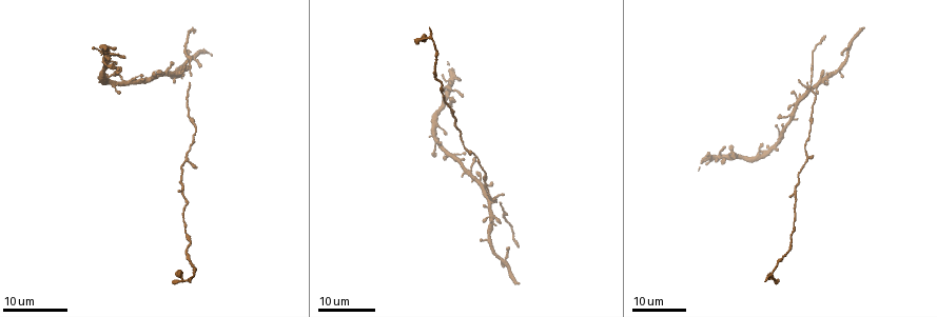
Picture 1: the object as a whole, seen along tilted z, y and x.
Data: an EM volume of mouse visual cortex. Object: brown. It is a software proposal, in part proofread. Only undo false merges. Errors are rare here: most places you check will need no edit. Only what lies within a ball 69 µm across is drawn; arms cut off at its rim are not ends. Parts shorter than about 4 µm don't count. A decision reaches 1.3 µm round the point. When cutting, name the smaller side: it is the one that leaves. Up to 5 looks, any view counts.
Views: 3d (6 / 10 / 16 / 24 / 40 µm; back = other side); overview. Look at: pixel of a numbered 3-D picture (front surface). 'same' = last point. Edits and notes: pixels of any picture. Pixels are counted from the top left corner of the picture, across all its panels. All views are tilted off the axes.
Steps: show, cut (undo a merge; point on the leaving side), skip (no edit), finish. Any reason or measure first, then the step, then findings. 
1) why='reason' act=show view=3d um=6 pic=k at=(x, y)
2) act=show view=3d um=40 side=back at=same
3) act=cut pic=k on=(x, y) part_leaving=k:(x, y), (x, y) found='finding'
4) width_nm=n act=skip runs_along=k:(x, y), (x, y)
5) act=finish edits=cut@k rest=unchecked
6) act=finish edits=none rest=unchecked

why='three-way junction' act=show view=3d um=24 pic=1 at=(465, 147)

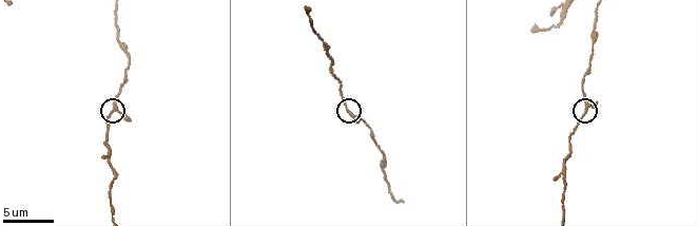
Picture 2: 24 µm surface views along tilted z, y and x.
act=show view=3d um=10 pic=2 at=(114, 111)

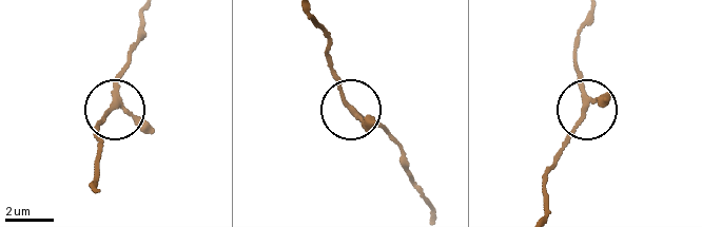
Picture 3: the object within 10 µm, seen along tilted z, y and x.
width_nm=170 act=skip runs_along=3:(592, 11), (574, 61), (583, 84), (582, 115), (553, 155) found='continuous, no second cell'

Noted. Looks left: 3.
why='side arm on a straight run' act=show view=3d um=10 pic=2 at=(109, 165)

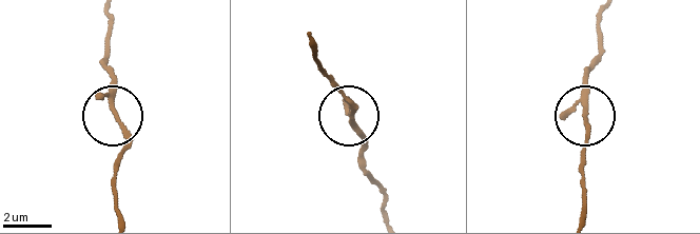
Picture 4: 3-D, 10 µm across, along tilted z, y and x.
width_nm=140 act=skip runs_along=4:(388, 213), (362, 160), (363, 135), (350, 100), (335, 81) found='one cell here'

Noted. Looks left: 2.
why='two arms in line, one across' act=show view=3d um=24 pic=1 at=(501, 205)

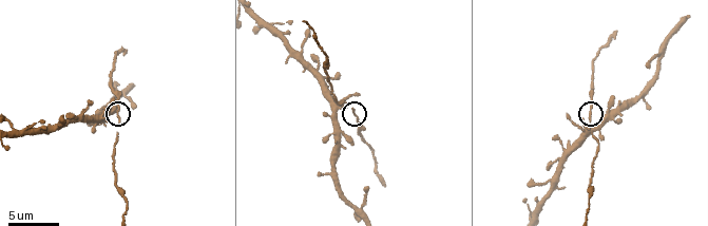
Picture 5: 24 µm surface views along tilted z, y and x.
why='zoom in' act=show view=3d um=10 pic=5 at=(591, 118)

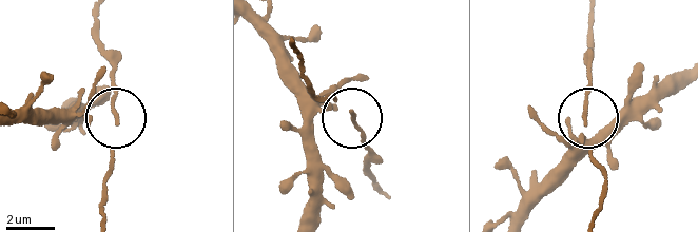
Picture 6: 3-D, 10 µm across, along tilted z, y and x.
width_nm=90 act=skip found='continuous, no second cell'

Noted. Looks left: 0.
act=finish edits=none rest=unchecked

